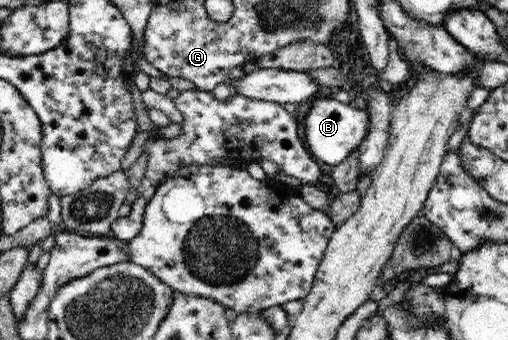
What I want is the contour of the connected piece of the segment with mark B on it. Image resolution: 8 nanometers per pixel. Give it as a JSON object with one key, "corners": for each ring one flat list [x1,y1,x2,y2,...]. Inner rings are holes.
{"corners":[[325,96,304,107,301,123,306,146,309,147,311,155,315,161,329,169,344,165,348,156,362,144,362,140,369,133,370,114,367,114,366,109,352,108,331,96]]}

